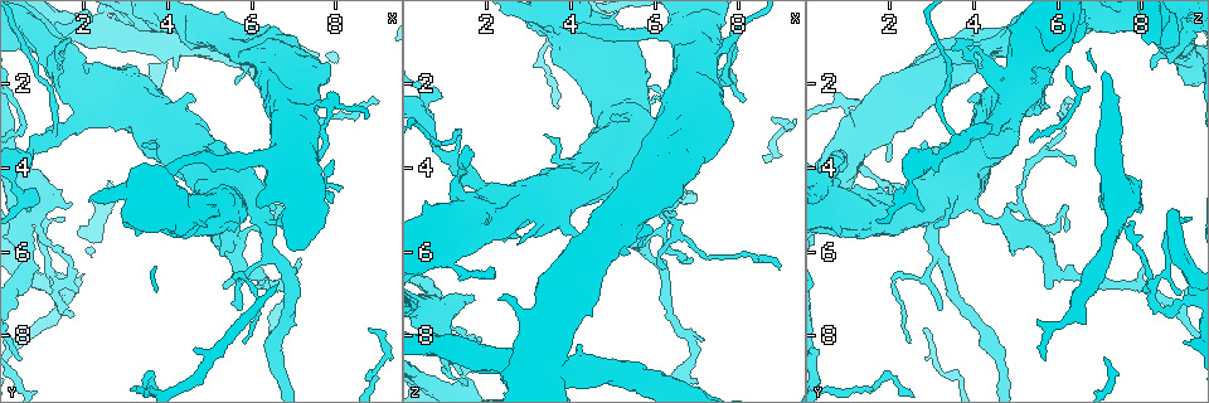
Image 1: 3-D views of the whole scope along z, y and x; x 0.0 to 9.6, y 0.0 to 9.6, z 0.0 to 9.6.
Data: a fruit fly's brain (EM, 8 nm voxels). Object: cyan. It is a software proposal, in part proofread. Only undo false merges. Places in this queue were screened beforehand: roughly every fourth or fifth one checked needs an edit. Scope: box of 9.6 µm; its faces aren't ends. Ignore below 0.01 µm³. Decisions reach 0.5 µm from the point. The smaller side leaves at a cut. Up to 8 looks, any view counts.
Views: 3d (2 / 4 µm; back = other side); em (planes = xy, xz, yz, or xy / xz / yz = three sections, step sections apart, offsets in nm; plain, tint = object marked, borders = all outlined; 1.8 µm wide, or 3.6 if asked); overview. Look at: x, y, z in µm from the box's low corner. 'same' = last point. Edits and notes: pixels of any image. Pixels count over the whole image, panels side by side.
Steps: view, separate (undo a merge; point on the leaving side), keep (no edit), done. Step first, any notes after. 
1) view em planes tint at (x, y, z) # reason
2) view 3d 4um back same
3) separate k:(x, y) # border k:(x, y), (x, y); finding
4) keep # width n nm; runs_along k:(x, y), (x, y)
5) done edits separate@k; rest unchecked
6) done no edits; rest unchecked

view 3d 2um at (1.35, 0.85, 6.45) # calibre changes

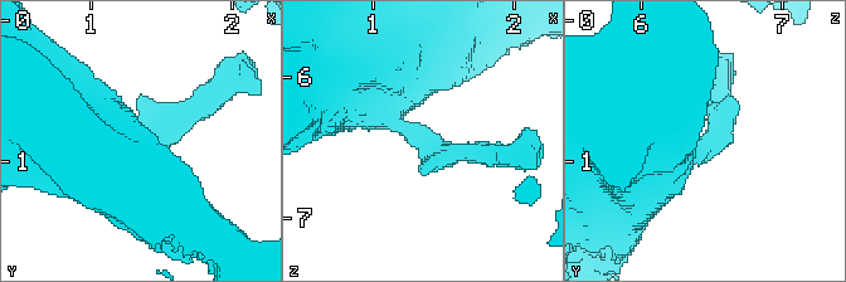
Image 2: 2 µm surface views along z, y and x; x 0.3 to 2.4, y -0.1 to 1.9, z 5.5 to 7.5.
view em planes tint at (1.36, 0.90, 6.46) # arm_widths 200, 600 nm

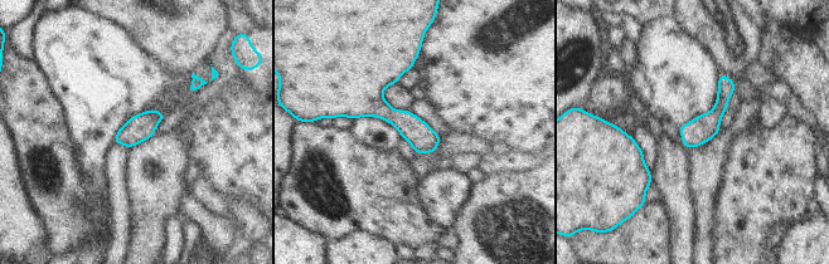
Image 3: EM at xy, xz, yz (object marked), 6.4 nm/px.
keep # runs_along 3:(408, 57), (377, 101), (430, 150); all the same neuron

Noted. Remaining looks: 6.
view em 3.6um planes tint at (5.10, 1.00, 4.55) # touches itself

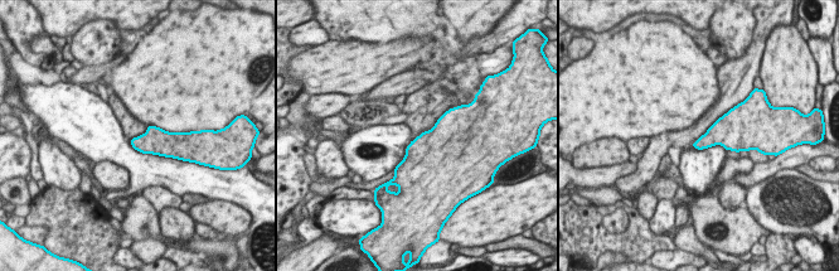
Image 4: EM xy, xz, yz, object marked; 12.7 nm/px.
keep # width 200 nm; all the same neuron

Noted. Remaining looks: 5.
view 3d 2um at (1.30, 3.25, 3.75) # calibre changes

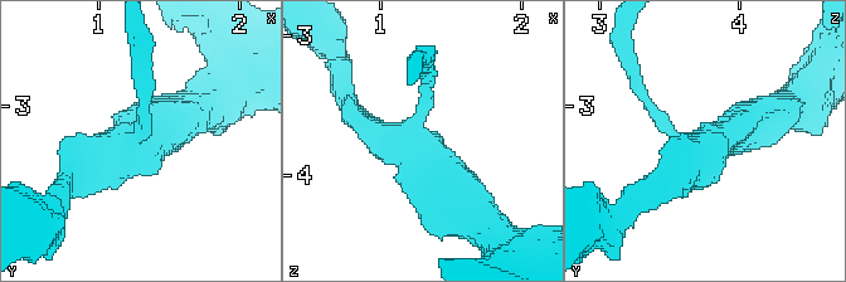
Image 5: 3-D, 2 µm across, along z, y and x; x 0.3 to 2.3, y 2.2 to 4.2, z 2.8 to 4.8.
view em 3.6um planes tint at (1.28, 3.22, 3.78) # arms 3

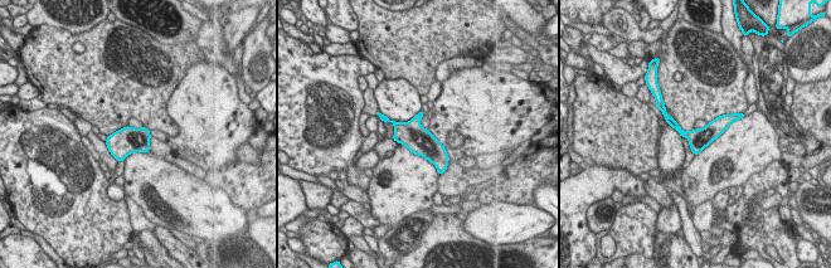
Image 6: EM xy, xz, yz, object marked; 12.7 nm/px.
keep # all the same neuron

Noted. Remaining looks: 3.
done no edits; rest unchecked

